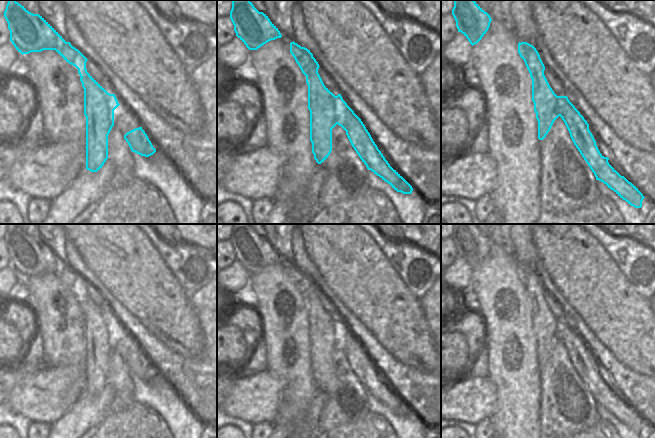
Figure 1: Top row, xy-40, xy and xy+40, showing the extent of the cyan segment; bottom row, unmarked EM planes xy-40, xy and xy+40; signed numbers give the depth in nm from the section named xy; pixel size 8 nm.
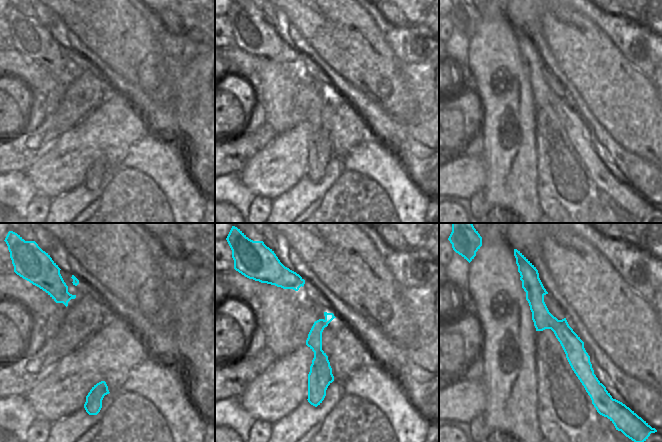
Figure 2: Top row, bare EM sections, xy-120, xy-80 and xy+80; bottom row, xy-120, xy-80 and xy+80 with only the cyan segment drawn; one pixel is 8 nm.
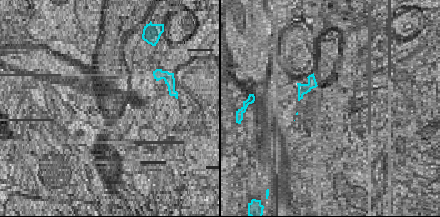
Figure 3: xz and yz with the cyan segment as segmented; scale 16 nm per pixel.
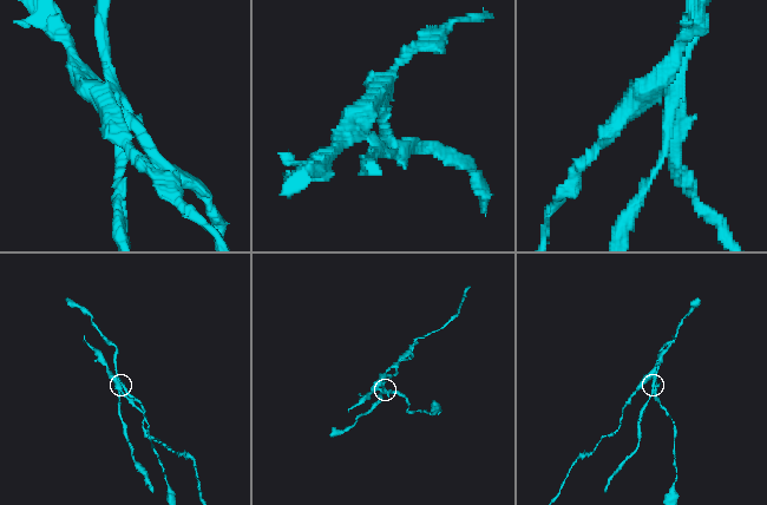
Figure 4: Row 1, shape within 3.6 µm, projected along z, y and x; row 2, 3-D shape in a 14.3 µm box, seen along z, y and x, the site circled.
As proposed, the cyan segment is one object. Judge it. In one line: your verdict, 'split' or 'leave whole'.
split

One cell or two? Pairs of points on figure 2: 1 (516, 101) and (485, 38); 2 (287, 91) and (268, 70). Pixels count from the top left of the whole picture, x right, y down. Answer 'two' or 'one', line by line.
1: one
2: one

